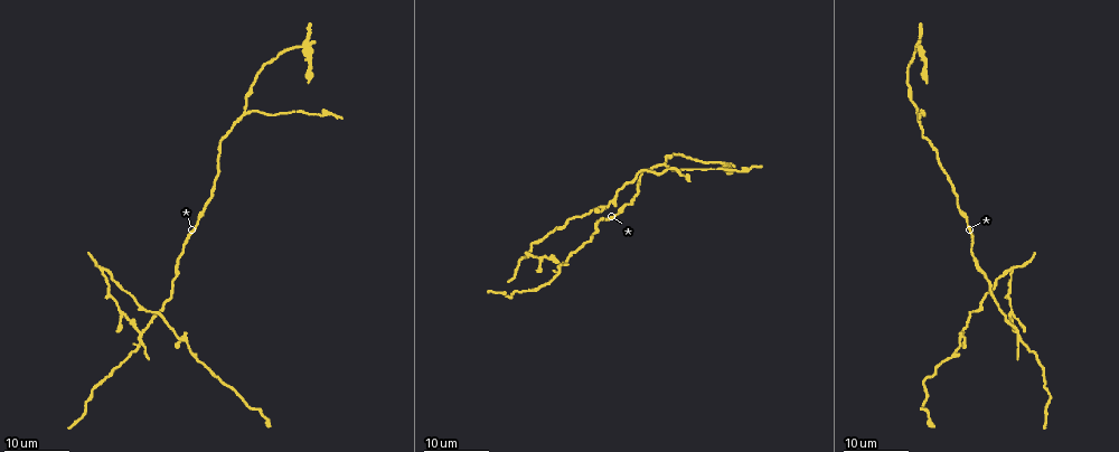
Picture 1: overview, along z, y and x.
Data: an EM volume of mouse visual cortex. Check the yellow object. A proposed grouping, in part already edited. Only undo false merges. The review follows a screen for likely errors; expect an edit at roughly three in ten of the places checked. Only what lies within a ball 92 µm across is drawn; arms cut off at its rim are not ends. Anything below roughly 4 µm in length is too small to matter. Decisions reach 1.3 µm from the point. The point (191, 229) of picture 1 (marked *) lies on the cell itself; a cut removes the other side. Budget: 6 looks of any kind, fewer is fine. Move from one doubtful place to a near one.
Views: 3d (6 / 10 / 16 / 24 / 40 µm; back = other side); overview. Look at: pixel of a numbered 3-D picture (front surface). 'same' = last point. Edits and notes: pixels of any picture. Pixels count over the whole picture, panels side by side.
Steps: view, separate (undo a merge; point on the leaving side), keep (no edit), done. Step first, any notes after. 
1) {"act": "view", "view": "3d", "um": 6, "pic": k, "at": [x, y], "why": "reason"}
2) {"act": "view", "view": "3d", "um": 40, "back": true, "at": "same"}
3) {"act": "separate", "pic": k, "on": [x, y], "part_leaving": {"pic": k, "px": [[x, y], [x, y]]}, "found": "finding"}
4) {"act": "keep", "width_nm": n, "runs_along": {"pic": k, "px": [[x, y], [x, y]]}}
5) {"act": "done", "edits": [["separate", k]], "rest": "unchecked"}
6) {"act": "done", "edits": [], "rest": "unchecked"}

{"act": "view", "view": "3d", "um": 16, "pic": 1, "at": [245, 111], "why": "branch point"}

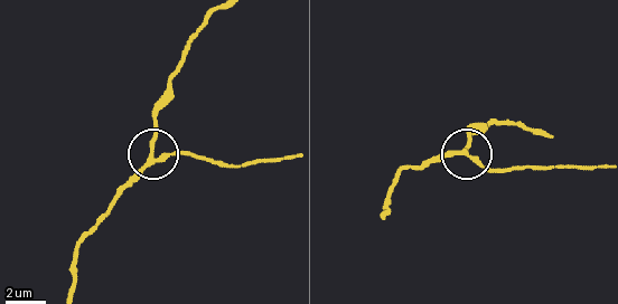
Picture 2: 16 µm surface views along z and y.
{"act": "view", "view": "3d", "um": 6, "pic": 2, "at": [471, 159]}

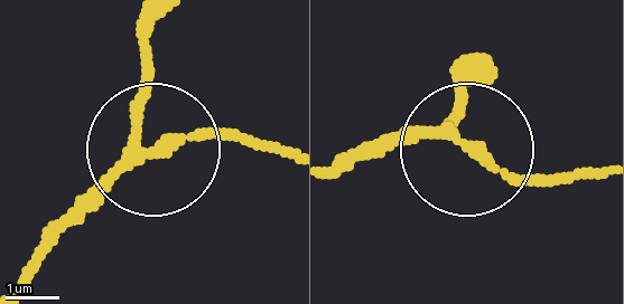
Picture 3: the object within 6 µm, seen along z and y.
{"act": "keep", "arms": 3, "runs_along": {"pic": 3, "px": [[26, 273], [147, 157], [262, 140]]}, "found": "all the same cell"}

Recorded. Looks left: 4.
{"act": "view", "view": "3d", "um": 24, "pic": 1, "at": [309, 46], "why": "looks like a crossing"}

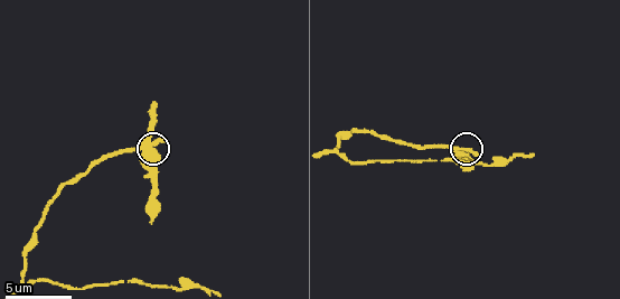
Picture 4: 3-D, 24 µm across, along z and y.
{"act": "view", "view": "3d", "um": 10, "pic": 4, "at": [149, 149]}

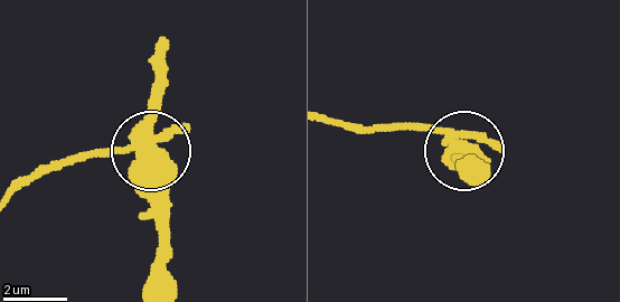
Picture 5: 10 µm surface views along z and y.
{"act": "separate", "pic": 5, "on": [168, 172], "part_leaving": {"pic": 5, "px": [[456, 134], [471, 182]]}, "found": "two cells meet here"}

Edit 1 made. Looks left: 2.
{"act": "done", "edits": [["separate", 5]], "rest": "unchecked"}

